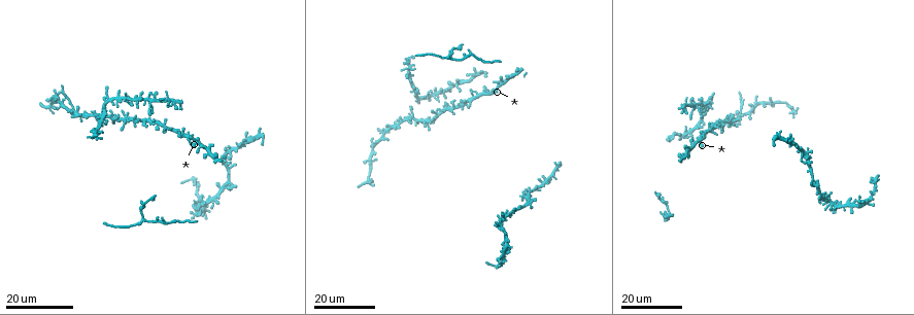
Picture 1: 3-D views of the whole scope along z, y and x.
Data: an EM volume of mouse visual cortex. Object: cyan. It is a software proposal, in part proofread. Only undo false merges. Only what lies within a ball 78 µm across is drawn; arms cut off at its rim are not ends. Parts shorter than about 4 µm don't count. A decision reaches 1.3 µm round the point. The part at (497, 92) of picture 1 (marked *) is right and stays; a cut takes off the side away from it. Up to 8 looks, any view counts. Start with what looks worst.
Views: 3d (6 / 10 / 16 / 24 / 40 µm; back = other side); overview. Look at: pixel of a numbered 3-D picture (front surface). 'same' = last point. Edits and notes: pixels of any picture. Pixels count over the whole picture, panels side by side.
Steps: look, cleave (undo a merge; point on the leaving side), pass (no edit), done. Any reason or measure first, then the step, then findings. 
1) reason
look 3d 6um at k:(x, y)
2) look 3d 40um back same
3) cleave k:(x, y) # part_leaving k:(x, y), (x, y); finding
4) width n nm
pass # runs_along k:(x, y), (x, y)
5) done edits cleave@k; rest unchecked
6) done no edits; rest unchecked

four or more arms meet
look 3d 16um at 1:(389, 129)

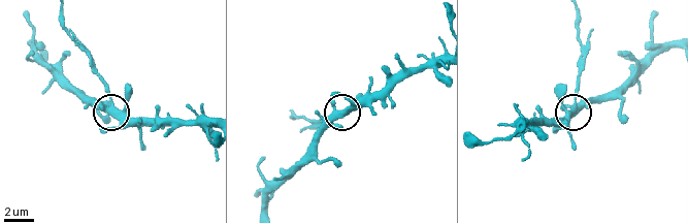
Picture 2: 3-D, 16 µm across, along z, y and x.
look 3d 6um at 2:(573, 105)

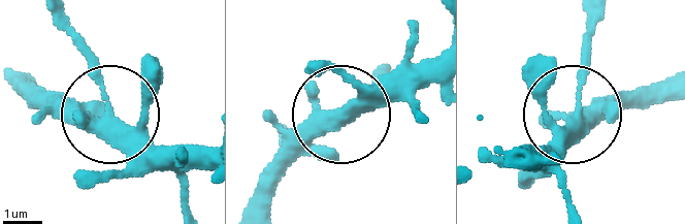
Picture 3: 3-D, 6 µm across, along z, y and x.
from behind
look 3d 6um back at 3:(579, 111)

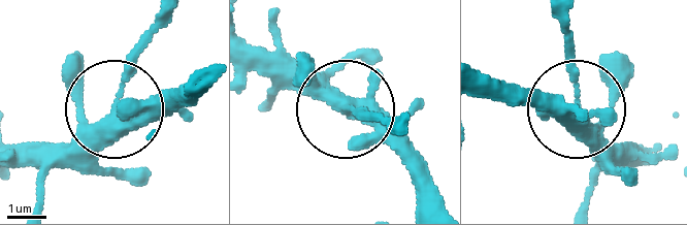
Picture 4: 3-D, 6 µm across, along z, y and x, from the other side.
arms 5
cleave 4:(141, 45) # part_leaving 4:(350, 110), (396, 121); two neurons meet here

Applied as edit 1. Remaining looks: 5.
four or more arms meet
look 3d 24um at 1:(437, 113)

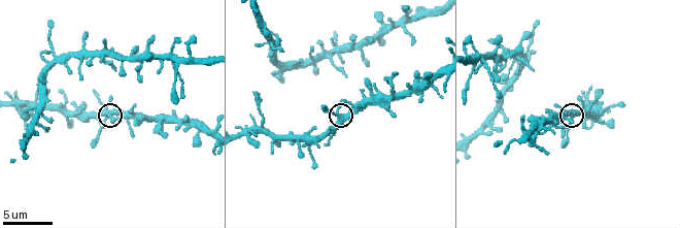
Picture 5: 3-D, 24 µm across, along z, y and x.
closer look
look 3d 6um at 5:(338, 115)

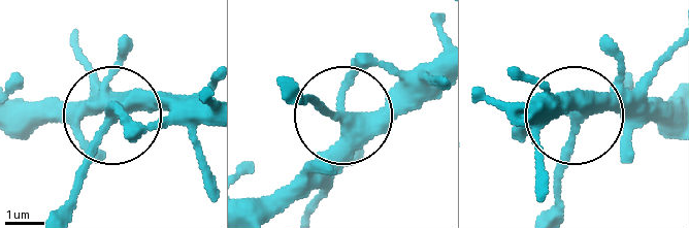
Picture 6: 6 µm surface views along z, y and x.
look 3d 6um back at 6:(348, 121)

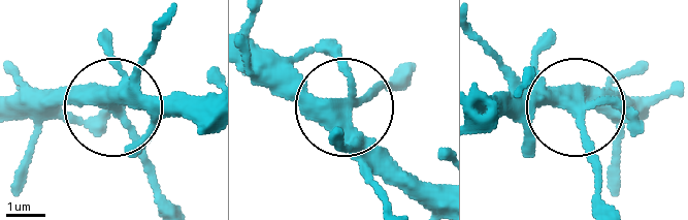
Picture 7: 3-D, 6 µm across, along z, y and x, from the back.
width 360 nm
pass # one neuron here

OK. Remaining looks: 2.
look 3d 16um at 5:(261, 125)

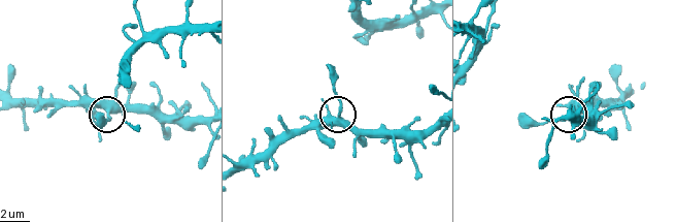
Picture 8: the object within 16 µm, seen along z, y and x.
look 3d 16um back at 8:(338, 115)

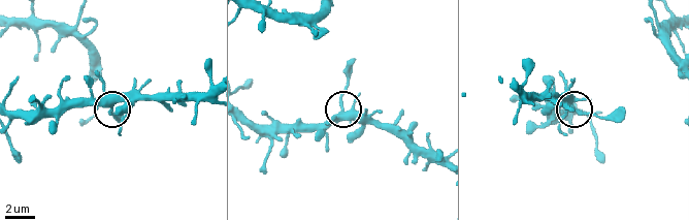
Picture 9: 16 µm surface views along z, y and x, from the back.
arms 5
pass # one neuron here

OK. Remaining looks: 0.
done edits cleave@4; rest unchecked

